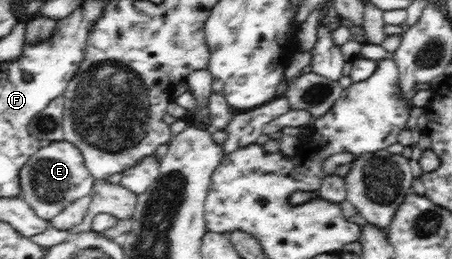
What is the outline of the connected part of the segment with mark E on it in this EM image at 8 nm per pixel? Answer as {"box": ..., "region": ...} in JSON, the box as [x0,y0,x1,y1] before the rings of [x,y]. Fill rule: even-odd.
{"box":[18,140,96,220],"region":[[[66,140],[42,144],[22,167],[18,179],[20,197],[29,203],[38,217],[45,220],[51,220],[68,205],[91,193],[96,180],[86,167],[81,151]]]}

